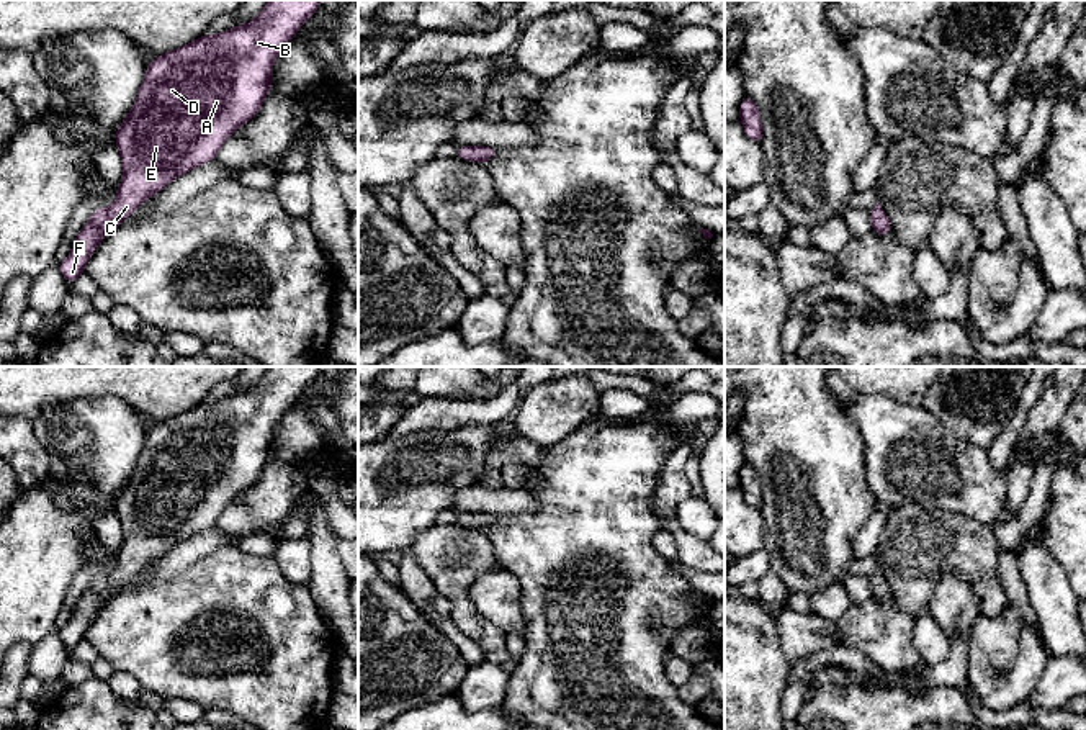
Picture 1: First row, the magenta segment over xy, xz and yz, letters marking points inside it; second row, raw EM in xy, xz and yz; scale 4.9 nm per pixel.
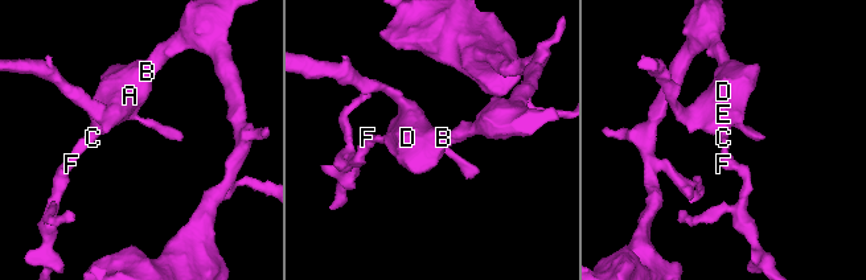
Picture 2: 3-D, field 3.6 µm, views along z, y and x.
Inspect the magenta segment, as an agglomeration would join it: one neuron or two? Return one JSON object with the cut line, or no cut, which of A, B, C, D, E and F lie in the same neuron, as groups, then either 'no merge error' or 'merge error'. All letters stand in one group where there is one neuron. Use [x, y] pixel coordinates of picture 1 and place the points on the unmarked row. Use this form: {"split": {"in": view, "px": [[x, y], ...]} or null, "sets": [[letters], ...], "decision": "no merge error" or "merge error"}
{"split": null, "sets": [["A", "B", "C", "D", "E", "F"]], "decision": "no merge error"}

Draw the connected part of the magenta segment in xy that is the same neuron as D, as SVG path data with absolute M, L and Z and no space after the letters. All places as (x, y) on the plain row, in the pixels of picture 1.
M270 367L247 391L201 404L157 422L147 430L131 478L116 496L114 512L123 529L123 547L110 575L98 575L77 601L72 617L57 633L72 651L101 607L137 573L160 560L177 543L216 525L222 511L257 483L272 458L278 419L294 406L321 367Z

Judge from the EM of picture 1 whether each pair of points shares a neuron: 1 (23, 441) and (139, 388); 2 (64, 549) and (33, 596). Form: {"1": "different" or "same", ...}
{"1": "different", "2": "same"}

